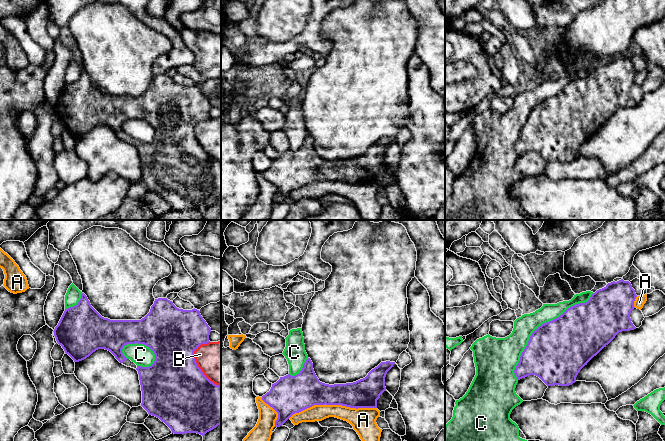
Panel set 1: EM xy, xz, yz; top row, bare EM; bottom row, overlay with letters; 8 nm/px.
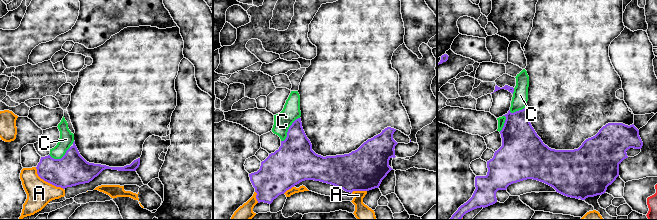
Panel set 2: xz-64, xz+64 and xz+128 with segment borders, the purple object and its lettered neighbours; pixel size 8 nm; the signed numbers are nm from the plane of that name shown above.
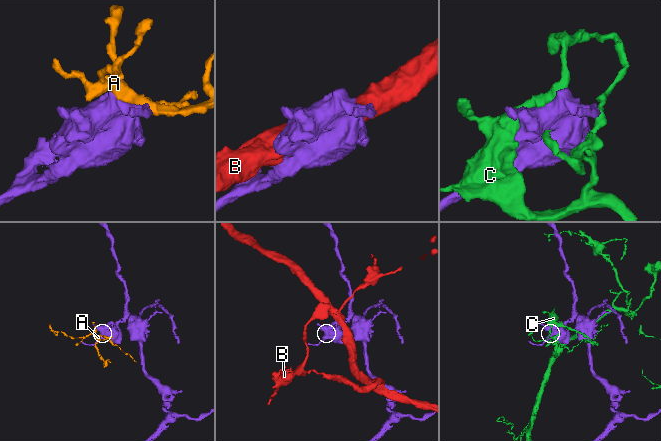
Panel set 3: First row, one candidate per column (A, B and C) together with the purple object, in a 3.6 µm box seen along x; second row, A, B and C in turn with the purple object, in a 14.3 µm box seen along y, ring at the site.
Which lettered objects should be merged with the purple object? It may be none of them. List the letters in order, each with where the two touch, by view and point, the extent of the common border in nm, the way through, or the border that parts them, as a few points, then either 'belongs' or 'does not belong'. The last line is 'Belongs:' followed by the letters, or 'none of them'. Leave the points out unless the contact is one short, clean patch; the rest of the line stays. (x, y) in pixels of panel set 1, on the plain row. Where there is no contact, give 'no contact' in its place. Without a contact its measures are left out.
A: contact xz (332, 180); length 700 nm; belongs
B: contact xy (198, 143); length 380 nm; does not belong
C: contact yz (541, 101); length 950 nm; does not belong
Belongs: A

